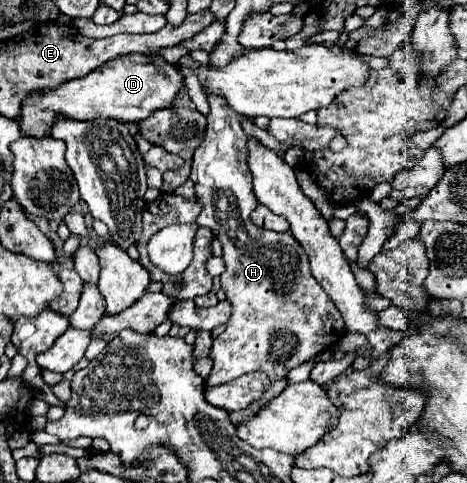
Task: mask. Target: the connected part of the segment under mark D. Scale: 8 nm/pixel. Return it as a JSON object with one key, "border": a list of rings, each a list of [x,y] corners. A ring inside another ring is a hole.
{"border":[[[136,54],[120,56],[116,60],[108,60],[100,68],[92,70],[88,76],[60,84],[60,88],[36,92],[36,94],[32,92],[22,102],[22,110],[16,120],[18,120],[22,136],[34,136],[34,138],[50,136],[50,128],[58,116],[64,116],[70,120],[98,120],[98,118],[108,120],[108,118],[114,118],[118,122],[138,122],[138,120],[148,118],[154,110],[170,106],[172,100],[176,98],[176,94],[182,90],[182,86],[184,86],[184,78],[180,76],[180,72],[174,70],[172,64],[164,62],[164,58],[162,60],[148,60],[148,56],[136,56]]]}

